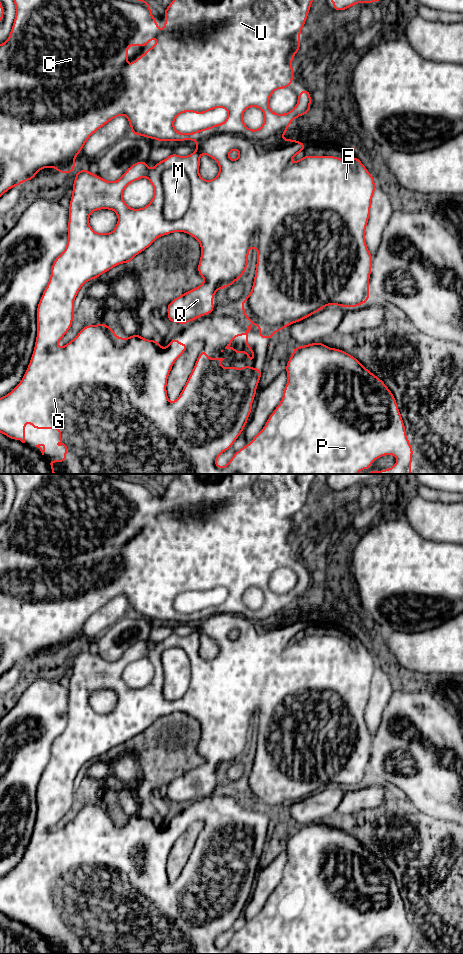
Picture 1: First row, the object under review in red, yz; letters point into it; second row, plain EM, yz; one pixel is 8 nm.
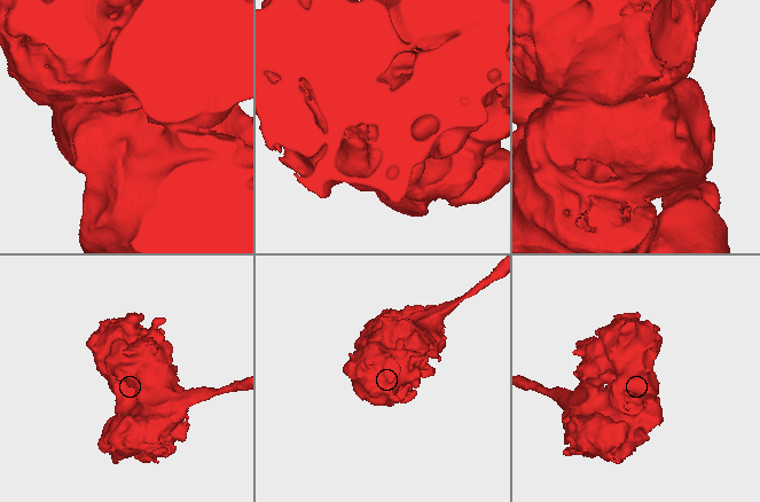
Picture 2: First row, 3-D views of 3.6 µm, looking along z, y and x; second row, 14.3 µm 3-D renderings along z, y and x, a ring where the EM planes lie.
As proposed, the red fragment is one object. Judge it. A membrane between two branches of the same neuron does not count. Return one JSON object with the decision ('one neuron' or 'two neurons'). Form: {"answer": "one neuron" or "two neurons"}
{"answer": "one neuron"}

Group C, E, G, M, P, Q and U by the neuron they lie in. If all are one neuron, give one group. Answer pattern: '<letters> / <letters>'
C E G M P Q U

